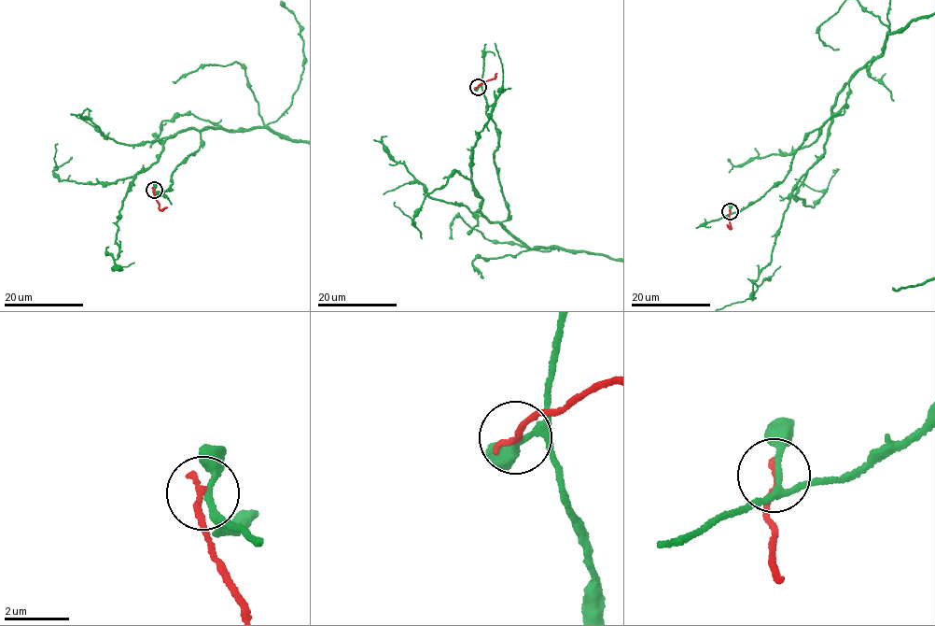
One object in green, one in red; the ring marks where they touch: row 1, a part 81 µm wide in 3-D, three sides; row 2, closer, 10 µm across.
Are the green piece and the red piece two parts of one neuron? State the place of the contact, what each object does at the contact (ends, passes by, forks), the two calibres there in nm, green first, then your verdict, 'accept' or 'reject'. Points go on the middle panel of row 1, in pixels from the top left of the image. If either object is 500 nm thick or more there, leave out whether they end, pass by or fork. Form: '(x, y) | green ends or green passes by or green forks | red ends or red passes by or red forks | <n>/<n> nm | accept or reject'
(478, 87) | green forks | red ends | 160/220 nm | reject

